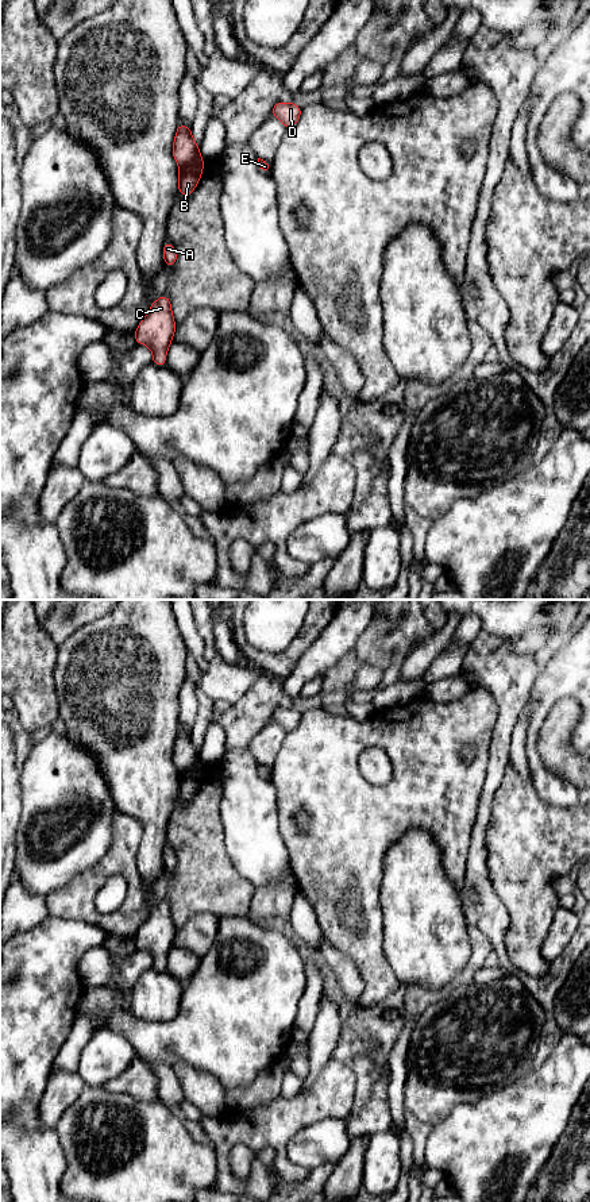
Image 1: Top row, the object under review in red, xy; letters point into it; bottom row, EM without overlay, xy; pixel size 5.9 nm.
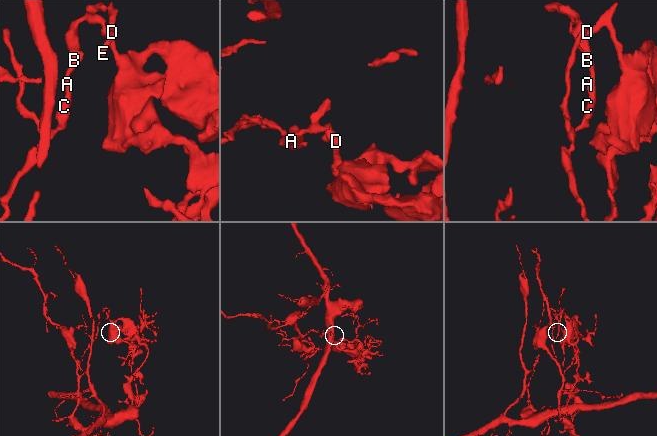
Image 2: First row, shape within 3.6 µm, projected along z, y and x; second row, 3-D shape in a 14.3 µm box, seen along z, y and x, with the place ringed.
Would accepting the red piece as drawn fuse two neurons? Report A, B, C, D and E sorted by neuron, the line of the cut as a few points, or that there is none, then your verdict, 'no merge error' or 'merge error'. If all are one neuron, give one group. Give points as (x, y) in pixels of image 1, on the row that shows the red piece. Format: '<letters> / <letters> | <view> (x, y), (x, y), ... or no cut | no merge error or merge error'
A B C / D E | xy (199, 157), (180, 166) | merge error

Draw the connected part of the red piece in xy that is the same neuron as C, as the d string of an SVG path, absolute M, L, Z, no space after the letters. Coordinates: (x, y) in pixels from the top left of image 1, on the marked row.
M166 294L155 300L146 317L138 325L134 336L138 344L153 350L153 363L166 365L166 351L173 342L177 325L171 315L171 304Z

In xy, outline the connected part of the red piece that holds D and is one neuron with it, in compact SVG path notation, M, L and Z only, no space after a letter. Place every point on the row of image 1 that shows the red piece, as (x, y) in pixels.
M278 101L273 107L271 115L279 119L285 128L288 130L298 122L301 111L302 109L296 103Z

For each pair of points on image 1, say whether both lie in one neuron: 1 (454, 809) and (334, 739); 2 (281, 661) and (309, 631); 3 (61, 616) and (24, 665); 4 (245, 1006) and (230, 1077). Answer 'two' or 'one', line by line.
1: one
2: one
3: two
4: one

